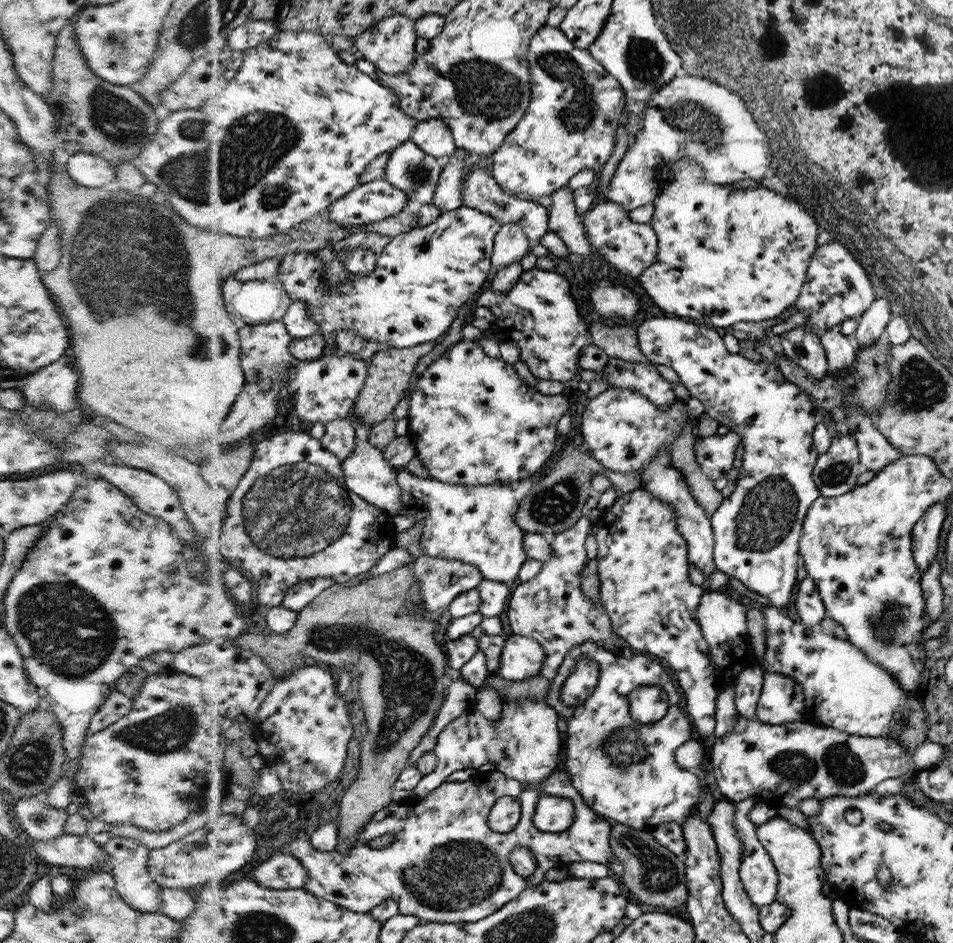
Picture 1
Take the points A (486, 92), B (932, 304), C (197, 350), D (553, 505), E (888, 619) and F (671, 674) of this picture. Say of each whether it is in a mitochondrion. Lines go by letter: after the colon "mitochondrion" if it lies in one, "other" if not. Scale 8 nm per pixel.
A: mitochondrion
B: other
C: mitochondrion
D: mitochondrion
E: mitochondrion
F: other

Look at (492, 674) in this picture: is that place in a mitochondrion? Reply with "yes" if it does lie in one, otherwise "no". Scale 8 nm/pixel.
no

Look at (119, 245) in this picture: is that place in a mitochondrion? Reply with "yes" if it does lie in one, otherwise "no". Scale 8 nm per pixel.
yes

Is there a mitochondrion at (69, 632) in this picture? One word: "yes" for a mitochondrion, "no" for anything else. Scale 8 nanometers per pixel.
yes

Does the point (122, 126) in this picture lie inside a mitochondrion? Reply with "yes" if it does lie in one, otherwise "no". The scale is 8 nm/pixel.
yes

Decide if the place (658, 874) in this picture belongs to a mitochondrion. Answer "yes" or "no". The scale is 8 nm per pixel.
yes

